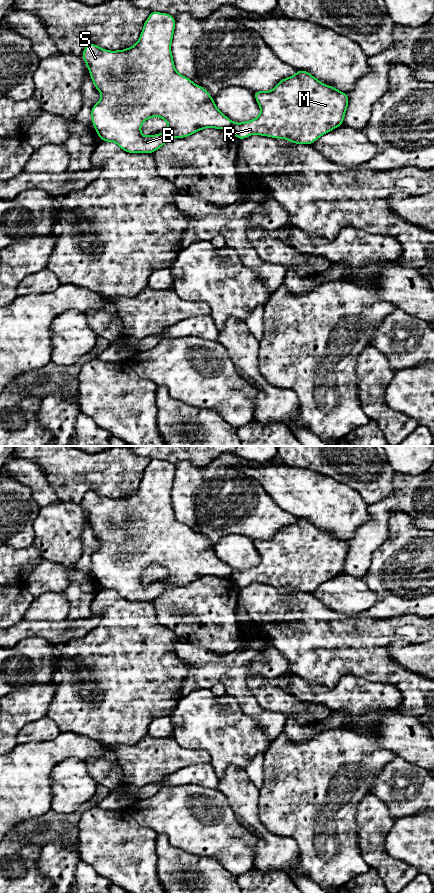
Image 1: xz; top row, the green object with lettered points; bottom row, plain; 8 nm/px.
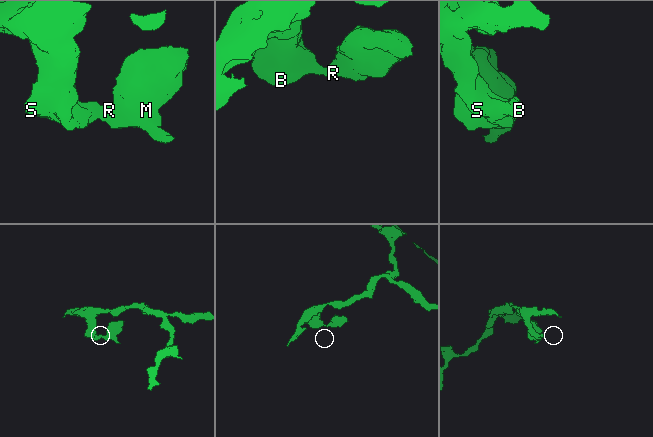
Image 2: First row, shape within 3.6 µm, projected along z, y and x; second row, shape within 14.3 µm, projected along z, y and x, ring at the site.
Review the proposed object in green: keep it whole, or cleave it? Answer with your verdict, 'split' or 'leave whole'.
split

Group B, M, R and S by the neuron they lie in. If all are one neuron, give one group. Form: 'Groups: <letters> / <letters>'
Groups: B S / M R

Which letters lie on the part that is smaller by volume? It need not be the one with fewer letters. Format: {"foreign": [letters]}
{"foreign": ["M", "R"]}

